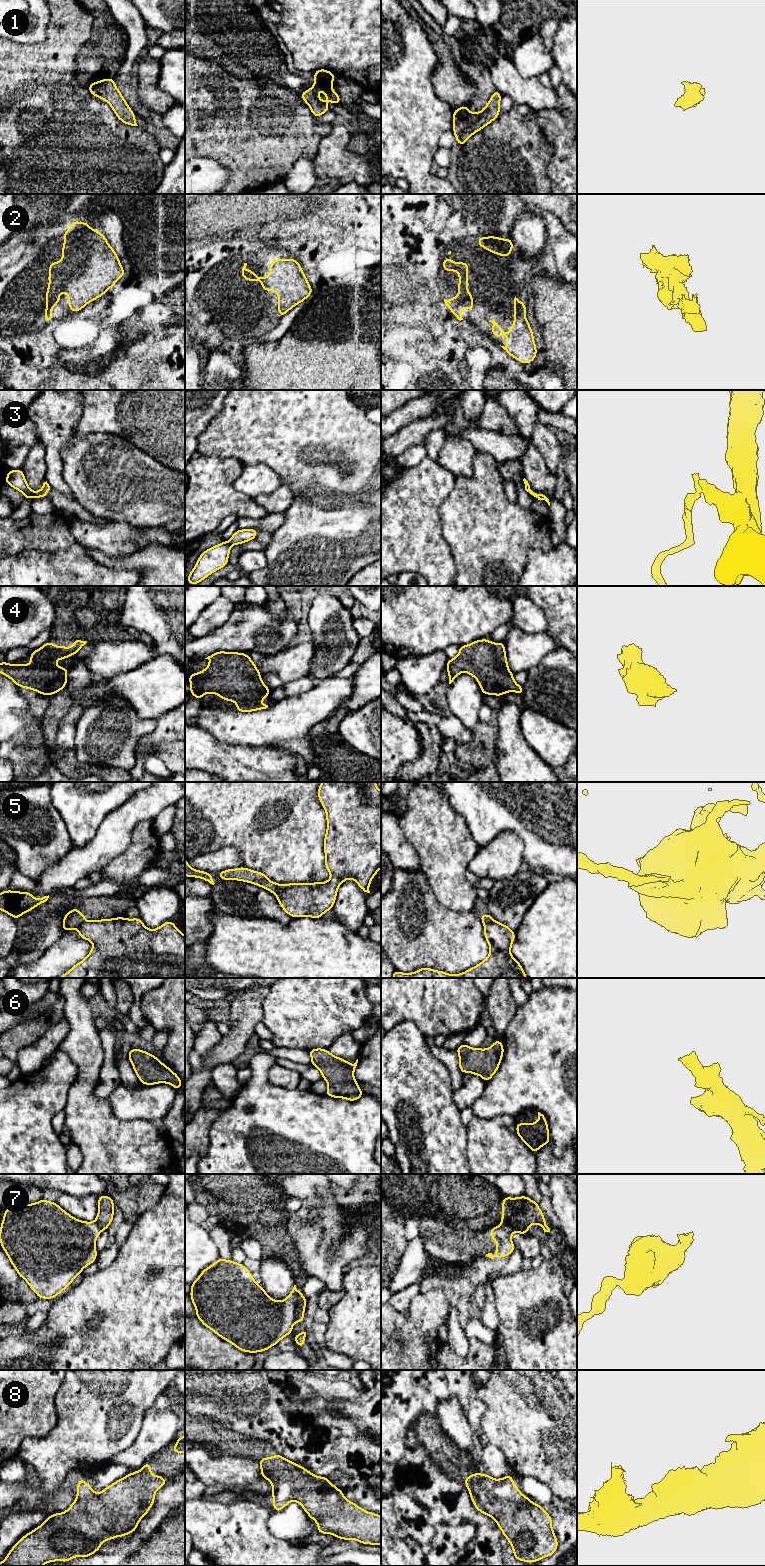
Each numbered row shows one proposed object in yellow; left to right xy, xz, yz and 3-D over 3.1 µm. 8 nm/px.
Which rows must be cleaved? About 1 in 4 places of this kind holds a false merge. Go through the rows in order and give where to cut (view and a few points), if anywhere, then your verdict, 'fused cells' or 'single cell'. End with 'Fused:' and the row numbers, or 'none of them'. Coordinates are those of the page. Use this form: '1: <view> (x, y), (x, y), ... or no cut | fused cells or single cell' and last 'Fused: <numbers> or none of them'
1: no cut | single cell
2: no cut | single cell
3: xy (32, 492), (34, 497) | fused cells
4: no cut | single cell
5: yz (493, 920), (483, 923) | fused cells
6: no cut | single cell
7: xz (299, 1291), (296, 1297), (294, 1321) | fused cells
8: xz (328, 1480), (321, 1483), (319, 1497), (285, 1497), (282, 1505) | fused cells
Fused: 3, 5, 7, 8

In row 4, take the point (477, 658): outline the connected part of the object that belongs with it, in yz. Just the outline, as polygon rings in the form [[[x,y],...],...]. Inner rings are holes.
[[[481,639],[459,646],[458,655],[448,659],[446,669],[449,684],[461,672],[466,672],[477,680],[484,695],[503,696],[506,692],[523,695],[524,692],[508,668],[504,642],[492,643],[489,639]]]

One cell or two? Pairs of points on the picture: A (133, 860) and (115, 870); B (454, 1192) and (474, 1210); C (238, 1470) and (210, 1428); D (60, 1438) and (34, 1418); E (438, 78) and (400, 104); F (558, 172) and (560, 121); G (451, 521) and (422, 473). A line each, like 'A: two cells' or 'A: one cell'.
A: one cell
B: one cell
C: two cells
D: two cells
E: two cells
F: one cell
G: two cells

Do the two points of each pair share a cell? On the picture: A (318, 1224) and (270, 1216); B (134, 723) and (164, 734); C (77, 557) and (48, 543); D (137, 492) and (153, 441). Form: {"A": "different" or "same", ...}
{"A": "different", "B": "different", "C": "different", "D": "different"}

